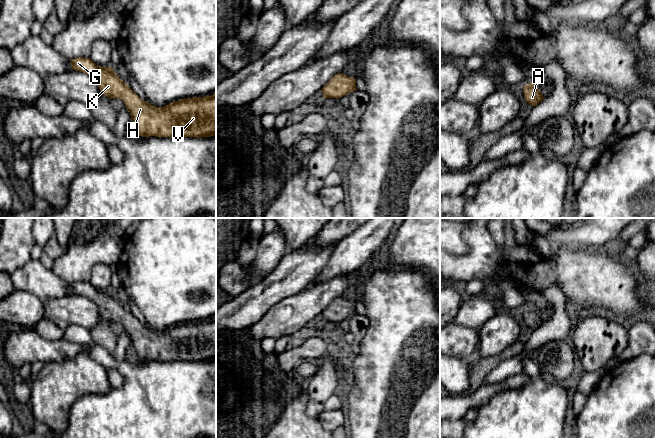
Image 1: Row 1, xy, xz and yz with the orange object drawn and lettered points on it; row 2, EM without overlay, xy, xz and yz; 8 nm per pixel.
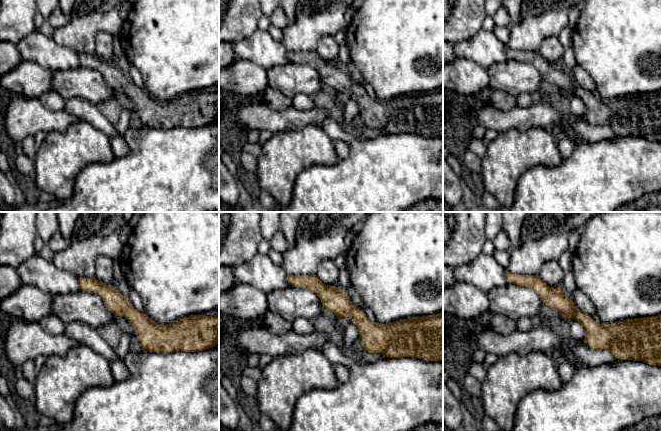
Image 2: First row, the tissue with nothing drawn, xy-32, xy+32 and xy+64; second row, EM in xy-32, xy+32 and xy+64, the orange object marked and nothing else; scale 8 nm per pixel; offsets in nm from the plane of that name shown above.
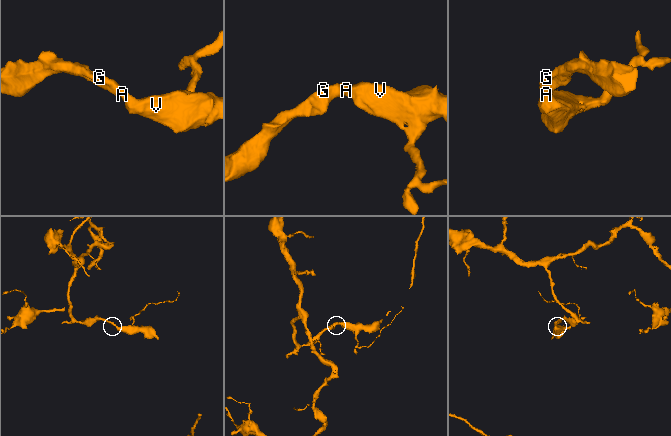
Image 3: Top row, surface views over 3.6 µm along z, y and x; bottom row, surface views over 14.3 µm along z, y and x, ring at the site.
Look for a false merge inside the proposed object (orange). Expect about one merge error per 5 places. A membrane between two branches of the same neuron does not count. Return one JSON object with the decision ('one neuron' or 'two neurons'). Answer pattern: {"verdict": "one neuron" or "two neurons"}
{"verdict": "one neuron"}

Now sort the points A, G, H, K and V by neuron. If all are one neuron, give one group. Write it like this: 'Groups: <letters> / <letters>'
Groups: A G H K V

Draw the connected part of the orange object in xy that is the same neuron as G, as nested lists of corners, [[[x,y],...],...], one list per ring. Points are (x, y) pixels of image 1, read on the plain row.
[[[90,282],[71,283],[75,295],[92,300],[103,319],[120,322],[142,361],[216,360],[216,318],[181,323],[163,331],[142,324],[111,291],[96,289]]]

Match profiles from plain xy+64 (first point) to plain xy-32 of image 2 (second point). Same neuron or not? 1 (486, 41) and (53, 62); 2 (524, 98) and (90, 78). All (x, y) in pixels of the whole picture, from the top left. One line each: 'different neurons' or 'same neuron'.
1: same neuron
2: different neurons

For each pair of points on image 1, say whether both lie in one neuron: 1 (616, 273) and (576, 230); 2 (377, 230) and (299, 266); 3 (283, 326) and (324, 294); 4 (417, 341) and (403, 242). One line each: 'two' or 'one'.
1: two
2: two
3: one
4: two

